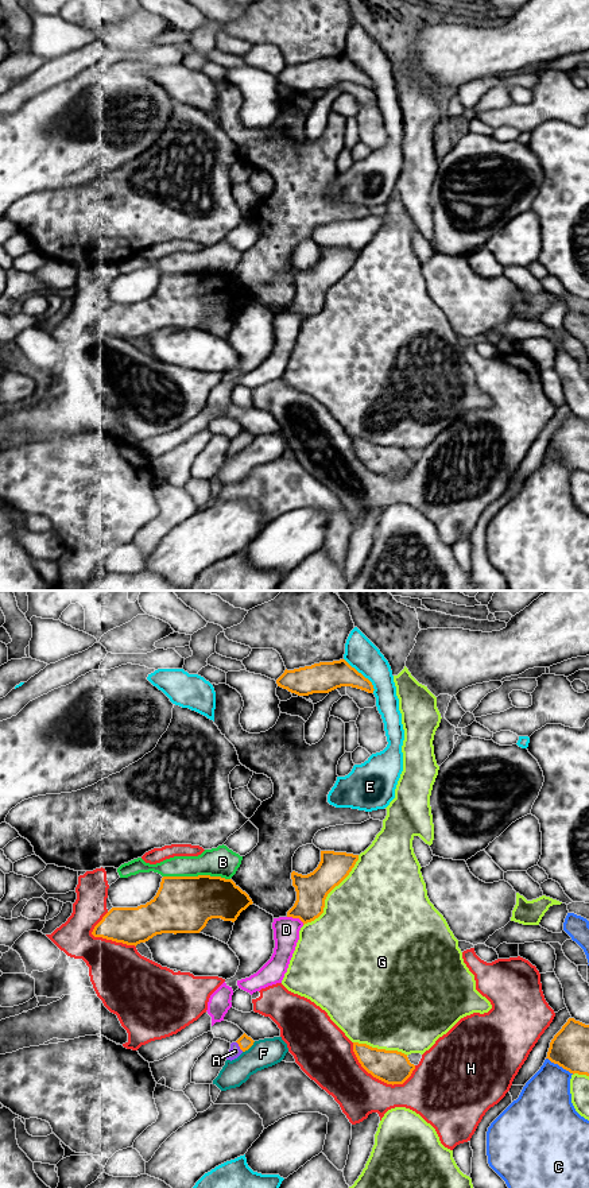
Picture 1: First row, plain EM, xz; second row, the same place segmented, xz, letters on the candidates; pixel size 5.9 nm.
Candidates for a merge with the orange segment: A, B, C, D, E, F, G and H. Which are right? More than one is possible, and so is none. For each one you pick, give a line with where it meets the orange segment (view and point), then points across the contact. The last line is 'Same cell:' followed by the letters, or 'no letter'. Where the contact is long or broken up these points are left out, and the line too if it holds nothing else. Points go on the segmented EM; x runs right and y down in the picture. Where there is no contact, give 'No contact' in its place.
A: Touches orange at xz (239, 1045). Path across: xz (244, 1041), (239, 1045), (235, 1051)
Same cell: A

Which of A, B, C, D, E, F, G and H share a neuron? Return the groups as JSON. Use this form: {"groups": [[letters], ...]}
{"groups": [["A"], ["B"], ["C"], ["D"], ["E"], ["F"], ["G"], ["H"]]}

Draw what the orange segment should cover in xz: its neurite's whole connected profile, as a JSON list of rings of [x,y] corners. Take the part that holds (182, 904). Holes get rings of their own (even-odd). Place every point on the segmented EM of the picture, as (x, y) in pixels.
[[[163,877],[150,902],[137,908],[112,908],[92,934],[136,947],[162,933],[199,933],[212,918],[235,922],[252,903],[232,879]]]

